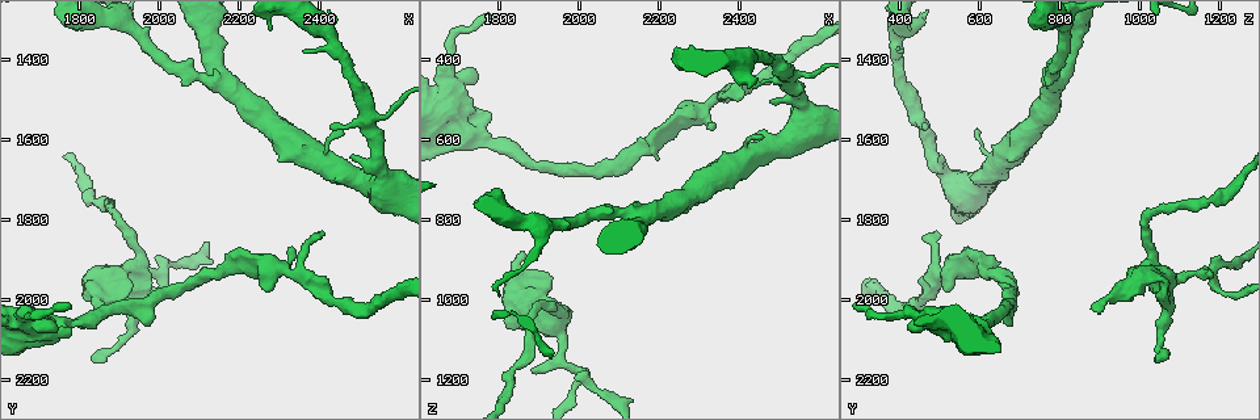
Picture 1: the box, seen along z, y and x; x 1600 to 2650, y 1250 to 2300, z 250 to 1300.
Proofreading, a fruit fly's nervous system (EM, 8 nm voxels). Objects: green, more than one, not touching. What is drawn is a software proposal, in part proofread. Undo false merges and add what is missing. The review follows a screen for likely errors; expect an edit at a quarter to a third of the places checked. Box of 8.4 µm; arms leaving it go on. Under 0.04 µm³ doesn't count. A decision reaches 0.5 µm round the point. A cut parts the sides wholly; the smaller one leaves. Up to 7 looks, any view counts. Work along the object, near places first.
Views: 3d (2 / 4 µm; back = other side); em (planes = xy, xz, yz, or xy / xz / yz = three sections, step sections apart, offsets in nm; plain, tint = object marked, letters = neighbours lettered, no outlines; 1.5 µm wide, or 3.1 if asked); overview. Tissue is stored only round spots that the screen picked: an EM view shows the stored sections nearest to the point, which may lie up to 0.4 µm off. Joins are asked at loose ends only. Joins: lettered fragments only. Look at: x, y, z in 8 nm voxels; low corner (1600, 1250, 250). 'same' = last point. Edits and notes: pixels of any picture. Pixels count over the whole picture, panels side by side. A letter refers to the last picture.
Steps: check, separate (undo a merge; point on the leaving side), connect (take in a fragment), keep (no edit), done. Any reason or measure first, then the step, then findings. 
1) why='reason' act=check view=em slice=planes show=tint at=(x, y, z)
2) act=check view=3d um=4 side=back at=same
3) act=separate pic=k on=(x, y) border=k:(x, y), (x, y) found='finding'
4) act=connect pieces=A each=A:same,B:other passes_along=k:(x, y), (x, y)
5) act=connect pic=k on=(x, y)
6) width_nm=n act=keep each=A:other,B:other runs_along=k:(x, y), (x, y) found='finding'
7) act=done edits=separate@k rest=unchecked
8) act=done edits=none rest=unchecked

why='branch stops here' act=check view=3d um=4 at=(2480, 1645, 515)

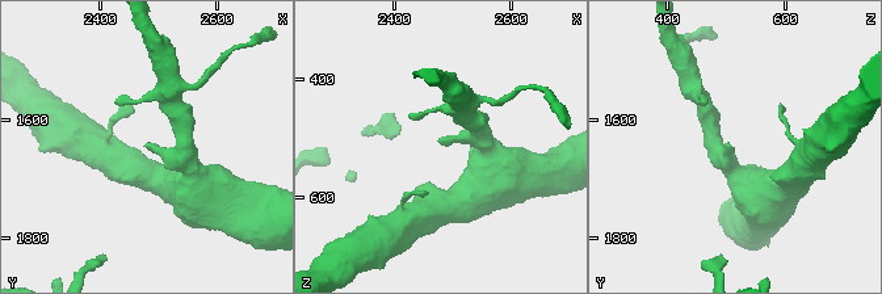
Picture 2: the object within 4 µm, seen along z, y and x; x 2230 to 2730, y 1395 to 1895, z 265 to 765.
act=check view=em slice=planes show=letters at=(2480, 1640, 510)

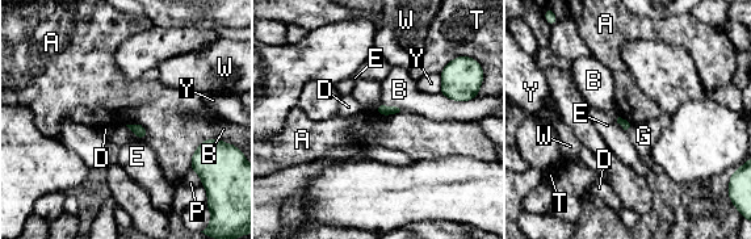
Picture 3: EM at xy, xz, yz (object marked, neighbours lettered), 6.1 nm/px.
act=keep each=A:other,B:other,D:other,E:other,G:other,P:other,T:other,W:other,Y:other found='no lettered fragment goes on from it'

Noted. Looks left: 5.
why='stops while still wide' act=check view=em slice=planes show=letters at=(2280, 1325, 430)

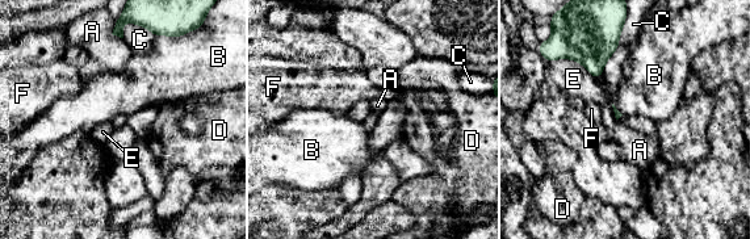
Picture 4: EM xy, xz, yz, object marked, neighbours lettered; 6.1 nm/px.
act=keep each=A:other,B:other,C:other,D:other,E:other,F:other found='none of them fits'

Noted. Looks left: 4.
why='an open end' act=check view=3d um=4 at=(1870, 2030, 895)

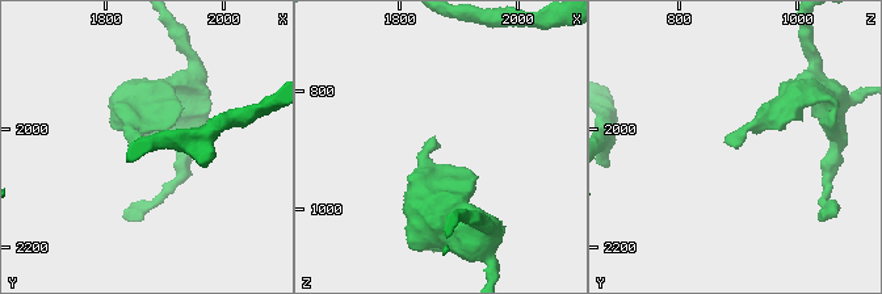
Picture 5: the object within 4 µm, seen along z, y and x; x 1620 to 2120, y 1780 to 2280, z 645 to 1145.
act=check view=em slice=planes show=letters at=(1865, 2025, 885)

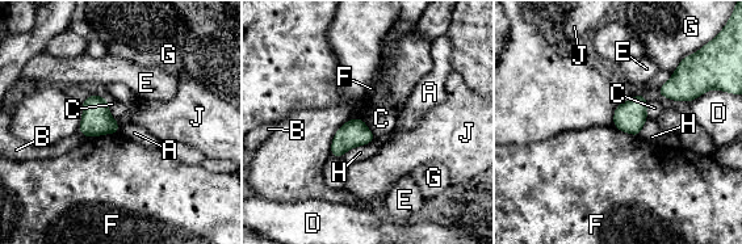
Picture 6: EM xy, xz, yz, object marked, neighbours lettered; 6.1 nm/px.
act=keep each=A:other,B:other,C:other,D:other,E:other,F:other,G:other,H:other,J:other found='none of them fits'

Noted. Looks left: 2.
act=done edits=none rest=unchecked

